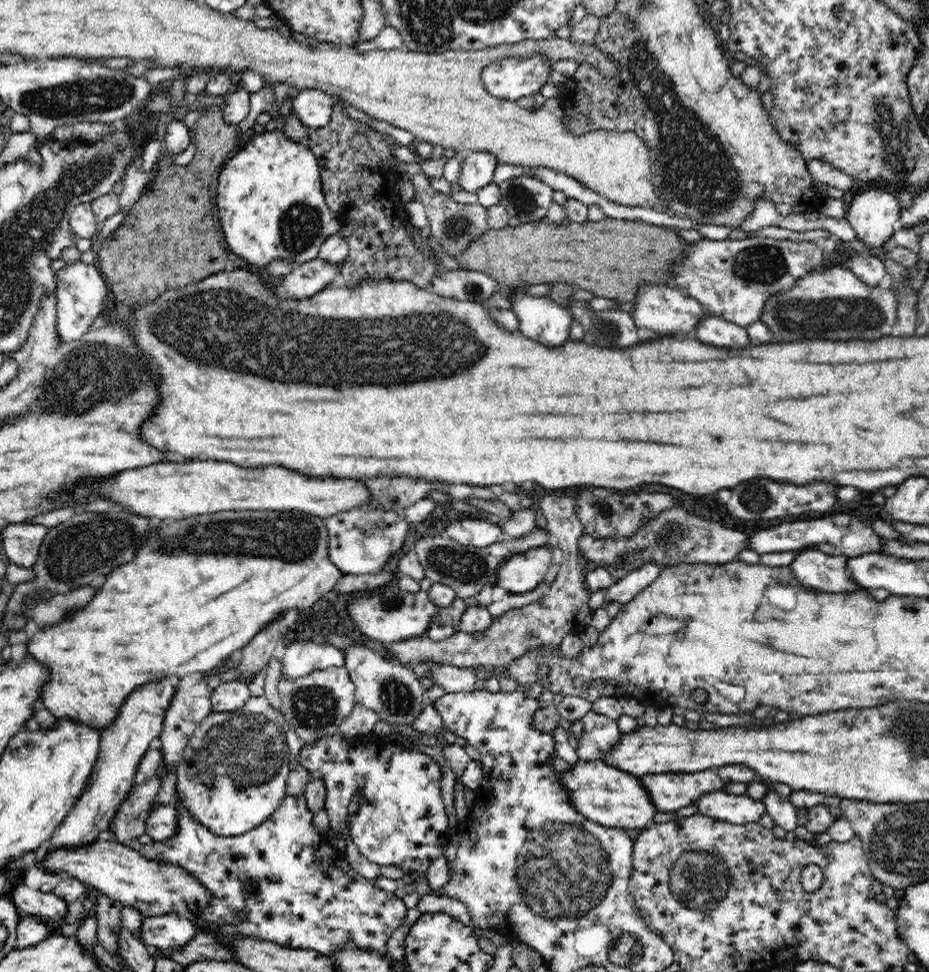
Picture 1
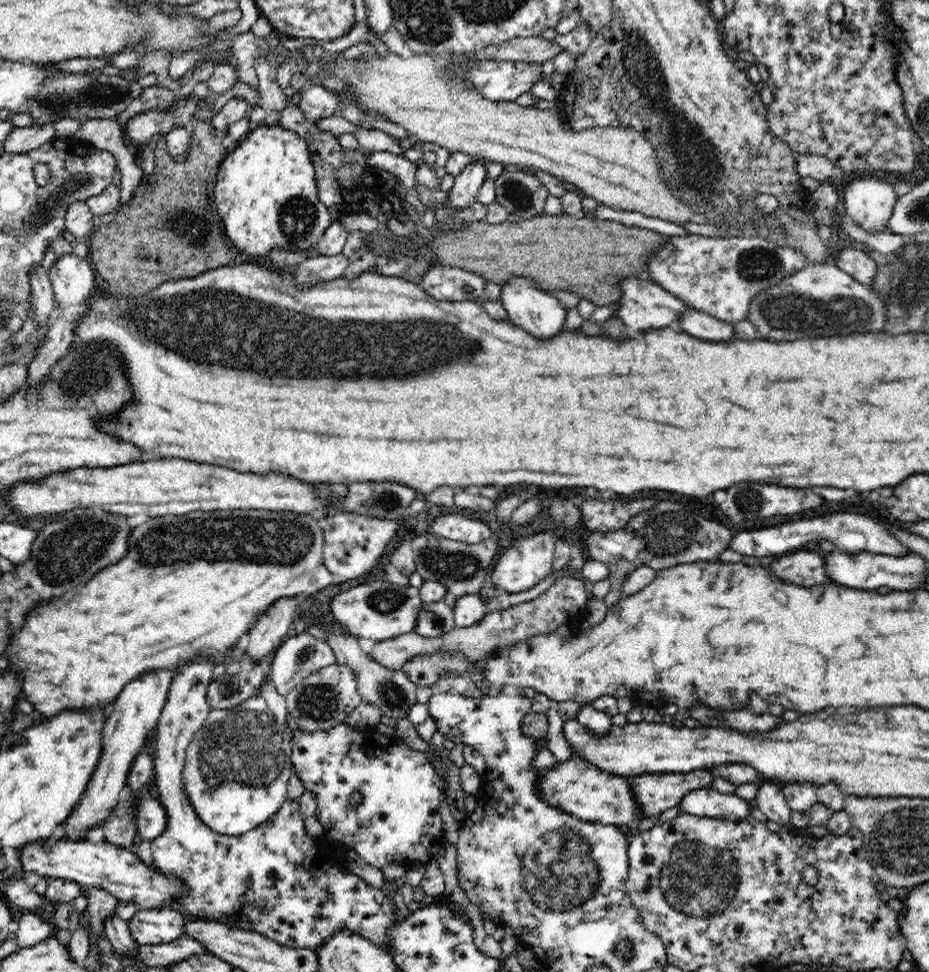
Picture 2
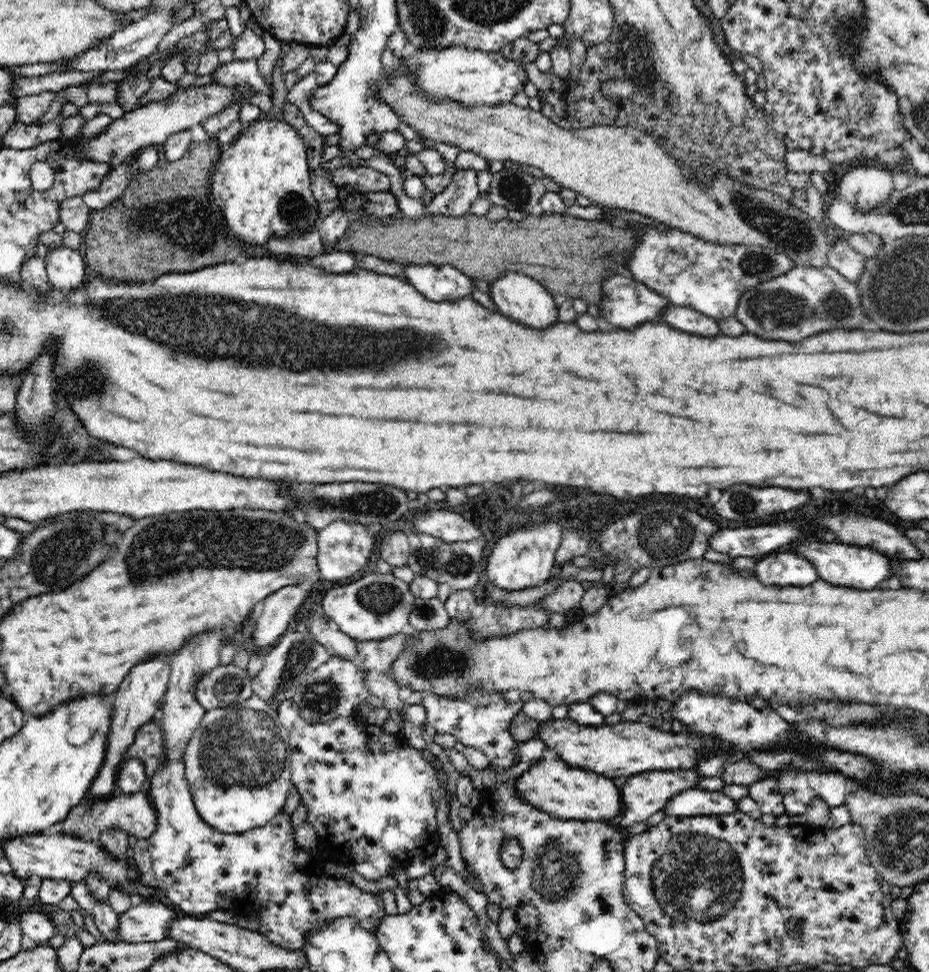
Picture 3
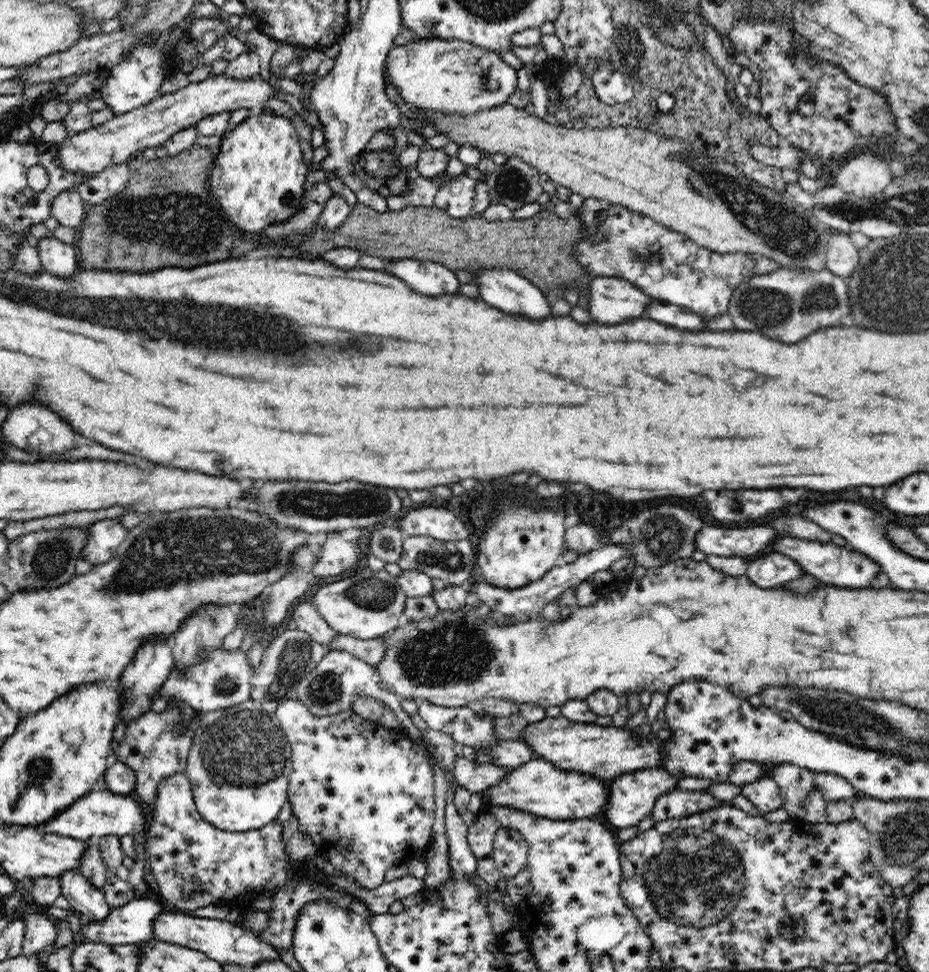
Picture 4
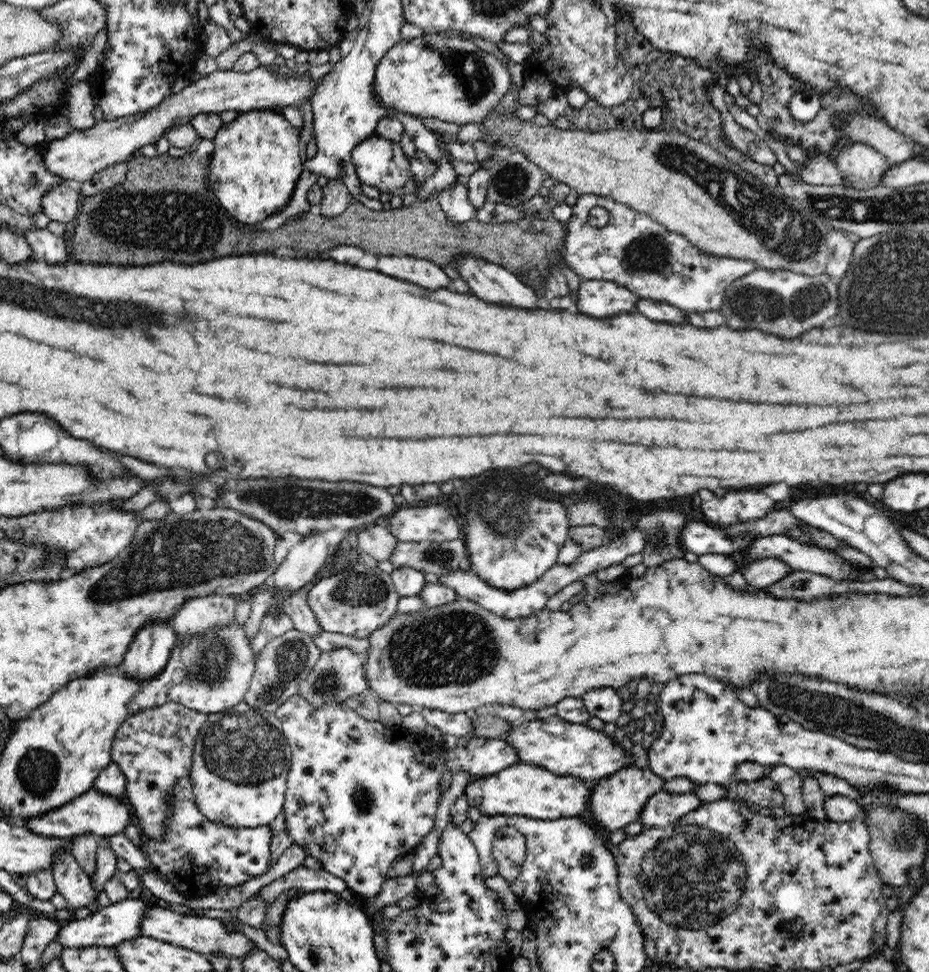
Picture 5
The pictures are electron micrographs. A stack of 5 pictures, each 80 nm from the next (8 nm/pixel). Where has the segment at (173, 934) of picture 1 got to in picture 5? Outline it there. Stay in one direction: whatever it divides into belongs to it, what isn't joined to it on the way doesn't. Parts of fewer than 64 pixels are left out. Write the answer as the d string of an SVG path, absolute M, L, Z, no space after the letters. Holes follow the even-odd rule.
M124 899L122 902L110 904L102 908L98 914L88 915L79 920L74 918L61 926L53 942L61 944L63 948L86 948L86 946L113 947L126 939L136 938L143 935L141 931L141 920L146 912L146 905L142 899Z

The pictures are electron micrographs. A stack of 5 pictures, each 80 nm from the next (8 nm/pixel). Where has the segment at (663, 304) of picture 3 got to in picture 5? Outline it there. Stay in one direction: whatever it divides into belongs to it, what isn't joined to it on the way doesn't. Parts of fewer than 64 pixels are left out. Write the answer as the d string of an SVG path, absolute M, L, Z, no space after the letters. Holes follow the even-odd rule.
M585 280L578 288L576 306L580 313L594 318L610 318L620 313L636 312L635 306L640 299L630 289L616 285L616 282Z

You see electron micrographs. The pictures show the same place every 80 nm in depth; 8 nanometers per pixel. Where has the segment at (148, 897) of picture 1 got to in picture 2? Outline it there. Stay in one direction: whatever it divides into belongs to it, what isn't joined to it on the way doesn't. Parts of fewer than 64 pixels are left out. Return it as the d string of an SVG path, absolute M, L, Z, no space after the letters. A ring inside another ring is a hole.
M44 839L17 850L24 872L54 879L71 880L82 886L106 889L118 901L132 904L140 910L164 910L171 902L181 904L180 898L190 892L190 886L178 875L158 871L155 865L146 865L138 855L125 847L114 846L106 840L91 843L87 840L59 839L48 846Z

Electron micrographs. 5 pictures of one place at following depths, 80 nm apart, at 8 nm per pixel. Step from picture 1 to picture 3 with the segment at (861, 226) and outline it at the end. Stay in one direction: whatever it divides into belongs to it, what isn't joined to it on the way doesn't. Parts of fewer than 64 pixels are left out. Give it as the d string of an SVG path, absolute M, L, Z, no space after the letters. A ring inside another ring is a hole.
M878 165L854 166L840 178L840 195L857 210L870 212L892 194L893 177L890 168Z

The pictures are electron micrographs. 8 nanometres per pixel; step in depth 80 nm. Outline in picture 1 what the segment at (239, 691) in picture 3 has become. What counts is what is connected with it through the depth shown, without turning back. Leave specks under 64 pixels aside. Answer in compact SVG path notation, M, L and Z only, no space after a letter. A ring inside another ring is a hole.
M235 679L227 683L220 683L210 696L211 711L218 713L236 712L246 702L249 702L250 698L249 686L244 681Z

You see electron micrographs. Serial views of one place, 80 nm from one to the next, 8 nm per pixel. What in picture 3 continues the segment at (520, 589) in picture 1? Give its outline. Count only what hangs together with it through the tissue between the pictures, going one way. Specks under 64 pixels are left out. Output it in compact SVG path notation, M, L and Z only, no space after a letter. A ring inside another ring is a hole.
M549 519L533 526L521 526L498 534L490 554L486 557L485 570L490 582L498 589L520 590L543 583L552 576L556 550L560 548L564 529L557 519Z

